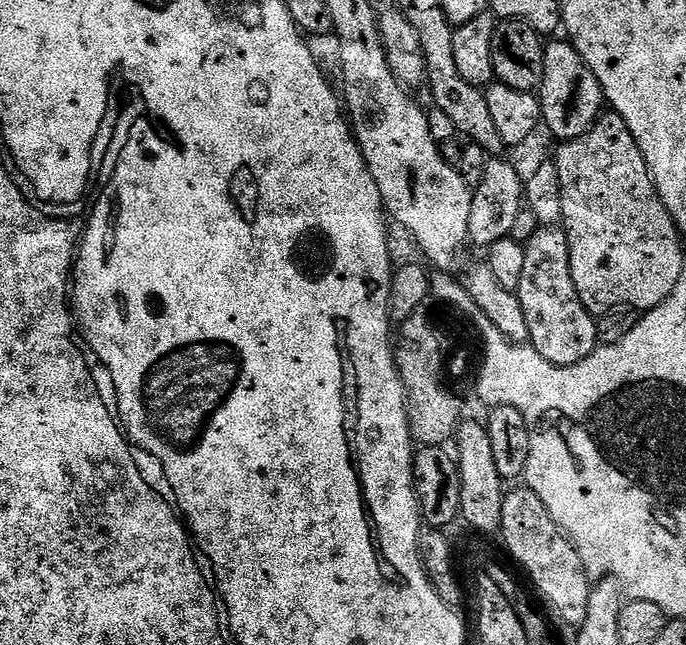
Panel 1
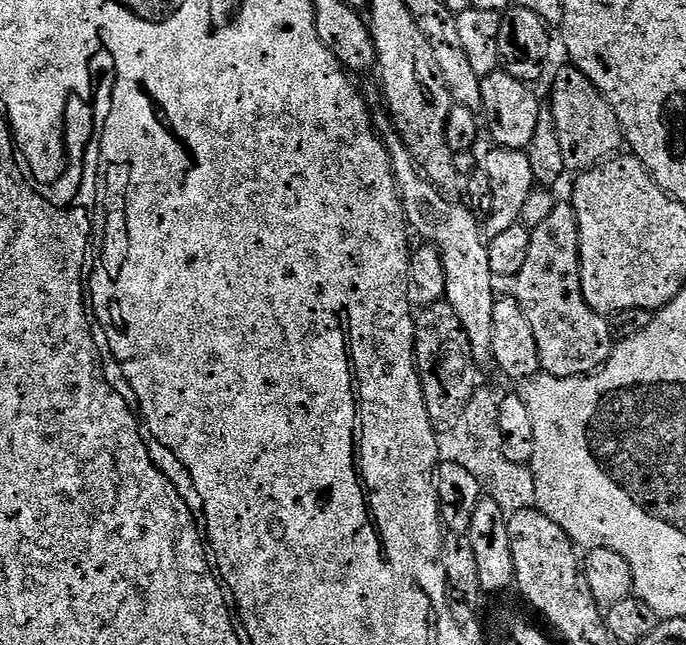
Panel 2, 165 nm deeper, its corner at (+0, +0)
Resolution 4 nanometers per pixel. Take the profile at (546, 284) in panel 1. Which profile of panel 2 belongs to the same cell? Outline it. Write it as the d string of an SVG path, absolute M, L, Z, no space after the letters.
M558 202L538 227L531 229L530 250L520 273L514 277L514 295L522 306L522 314L530 321L534 330L534 342L538 342L538 358L541 373L558 378L588 376L603 368L614 347L614 328L605 317L586 302L582 294L582 274L580 273L580 230L578 214L571 203Z

